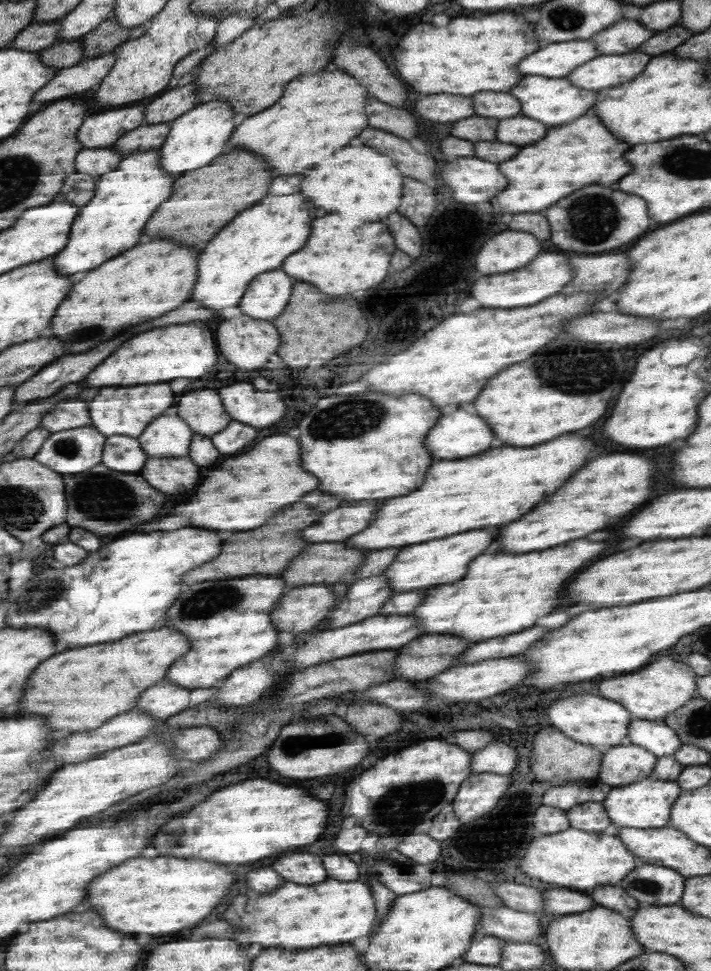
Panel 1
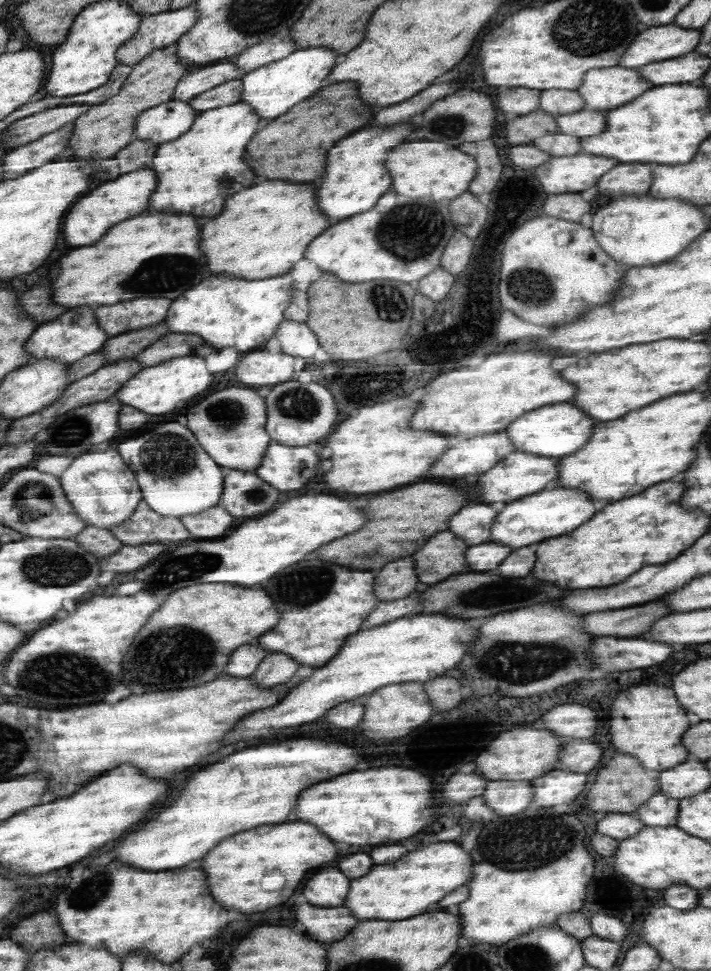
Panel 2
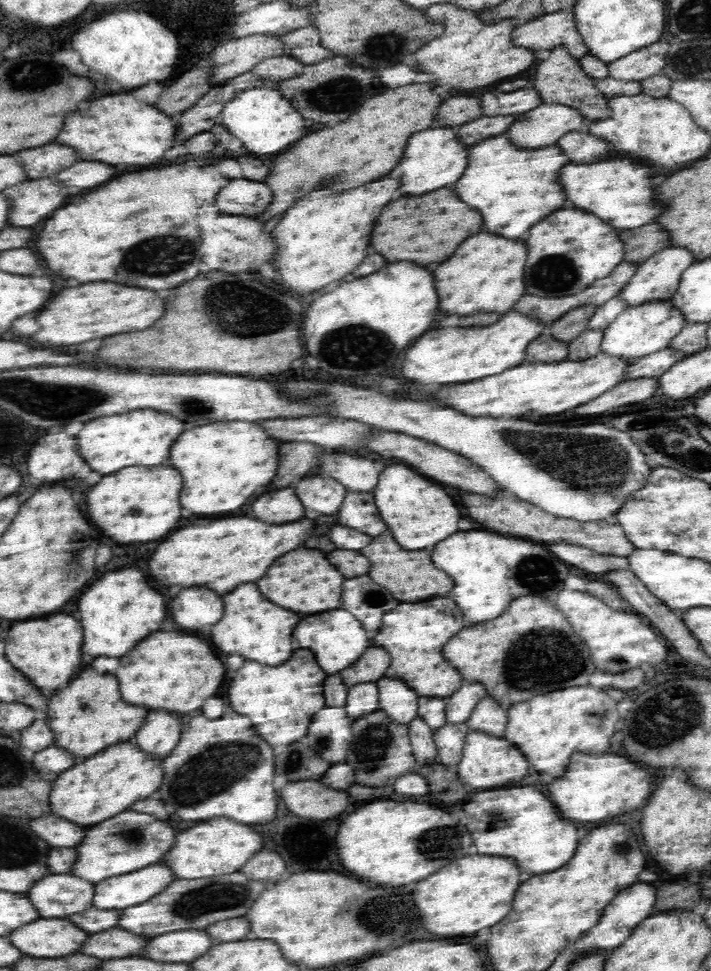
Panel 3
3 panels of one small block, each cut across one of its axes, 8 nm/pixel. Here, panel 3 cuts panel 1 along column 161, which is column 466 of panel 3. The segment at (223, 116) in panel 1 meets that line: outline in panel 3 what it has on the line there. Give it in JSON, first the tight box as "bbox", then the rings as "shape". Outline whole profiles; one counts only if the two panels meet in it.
{"bbox":[398,127,469,196],"shape":[[[458,127],[450,128],[428,128],[424,132],[414,134],[408,140],[408,146],[404,148],[404,154],[398,162],[400,170],[400,192],[404,196],[420,196],[434,192],[438,188],[454,184],[458,176],[462,174],[467,164],[469,148],[462,145],[457,135]]]}

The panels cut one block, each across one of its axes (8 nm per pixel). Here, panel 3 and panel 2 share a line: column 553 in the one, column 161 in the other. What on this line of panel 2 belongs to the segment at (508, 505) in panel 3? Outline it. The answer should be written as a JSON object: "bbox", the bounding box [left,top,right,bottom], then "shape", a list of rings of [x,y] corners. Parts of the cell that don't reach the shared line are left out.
{"bbox":[112,500,190,546],"shape":[[[142,500],[138,508],[126,522],[112,528],[112,534],[123,545],[140,546],[142,544],[186,544],[190,534],[179,518],[162,516]]]}

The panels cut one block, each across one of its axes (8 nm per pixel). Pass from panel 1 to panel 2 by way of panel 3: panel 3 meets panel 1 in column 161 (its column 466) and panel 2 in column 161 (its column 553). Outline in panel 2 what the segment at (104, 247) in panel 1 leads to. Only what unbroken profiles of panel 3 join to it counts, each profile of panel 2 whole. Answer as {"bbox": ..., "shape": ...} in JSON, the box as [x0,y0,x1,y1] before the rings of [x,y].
{"bbox":[150,100,264,218],"shape":[[[242,100],[198,113],[182,140],[166,142],[156,149],[152,170],[158,172],[158,192],[154,192],[154,200],[150,200],[150,210],[180,212],[198,218],[220,214],[226,196],[252,186],[256,180],[244,162],[244,148],[264,122],[262,116]]]}

